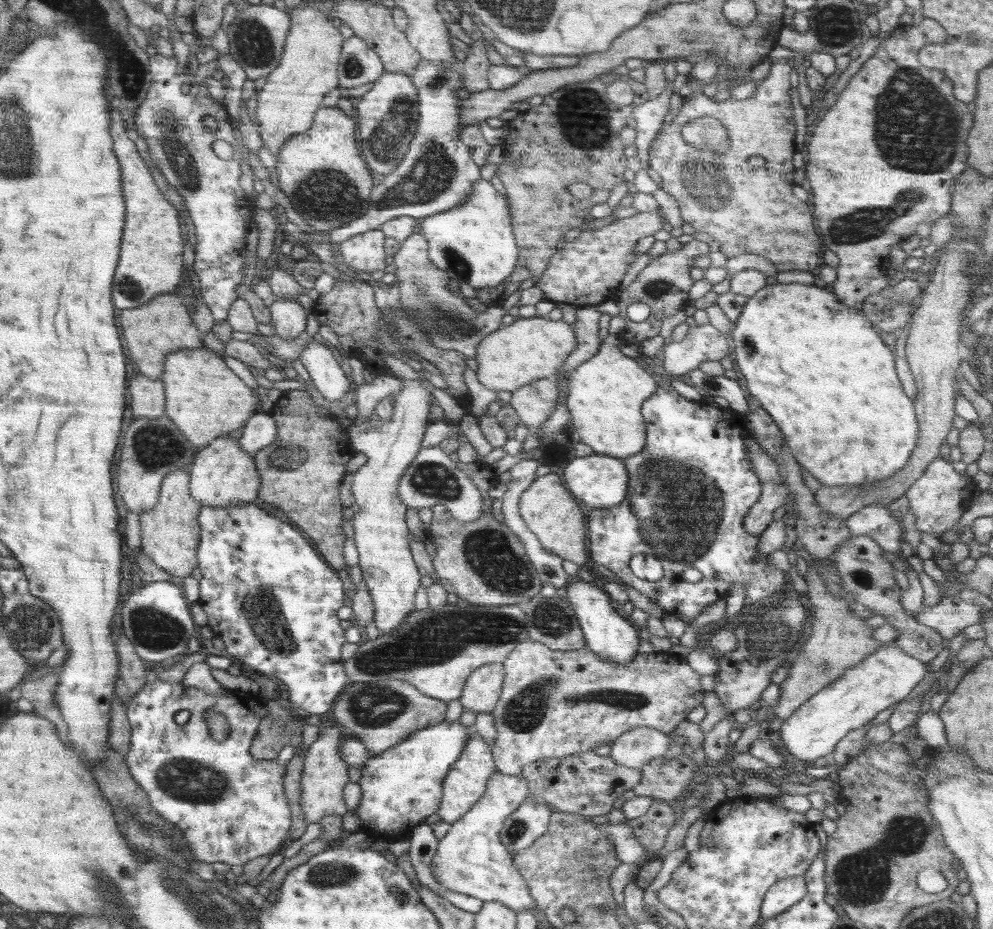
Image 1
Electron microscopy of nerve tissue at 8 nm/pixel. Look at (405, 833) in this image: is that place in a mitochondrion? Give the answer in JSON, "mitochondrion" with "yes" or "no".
{"mitochondrion":"no"}

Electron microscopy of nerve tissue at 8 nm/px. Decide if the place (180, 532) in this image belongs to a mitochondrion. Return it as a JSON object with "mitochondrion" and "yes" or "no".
{"mitochondrion":"no"}

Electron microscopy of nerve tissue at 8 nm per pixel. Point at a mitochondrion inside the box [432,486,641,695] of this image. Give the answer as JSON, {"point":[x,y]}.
{"point":[489,554]}

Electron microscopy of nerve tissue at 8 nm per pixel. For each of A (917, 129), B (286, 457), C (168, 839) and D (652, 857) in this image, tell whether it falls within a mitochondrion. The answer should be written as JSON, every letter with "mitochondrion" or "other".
{"A":"mitochondrion","B":"mitochondrion","C":"mitochondrion","D":"other"}

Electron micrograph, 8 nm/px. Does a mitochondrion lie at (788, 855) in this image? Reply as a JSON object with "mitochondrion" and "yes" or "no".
{"mitochondrion":"no"}

